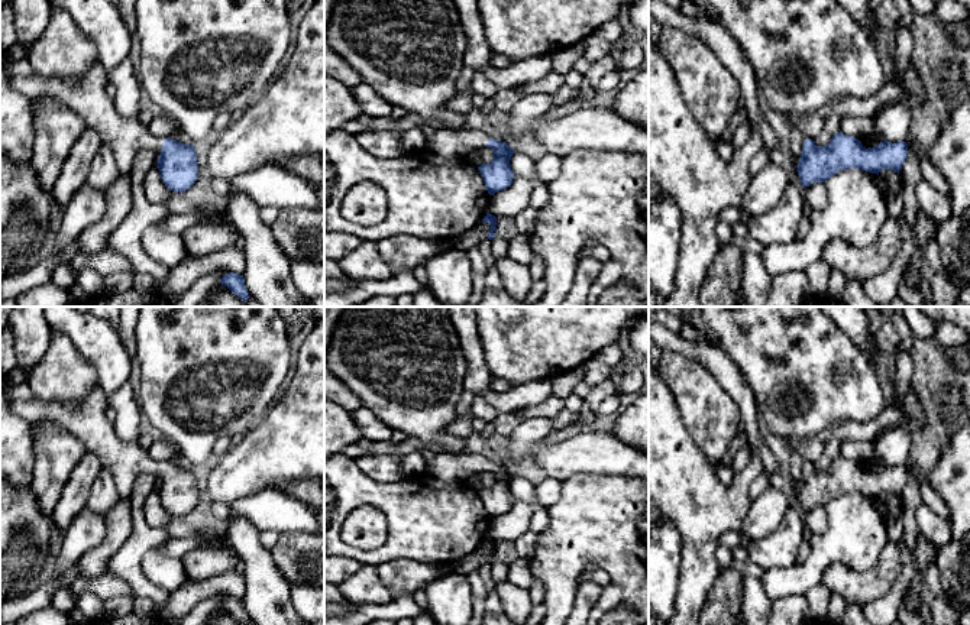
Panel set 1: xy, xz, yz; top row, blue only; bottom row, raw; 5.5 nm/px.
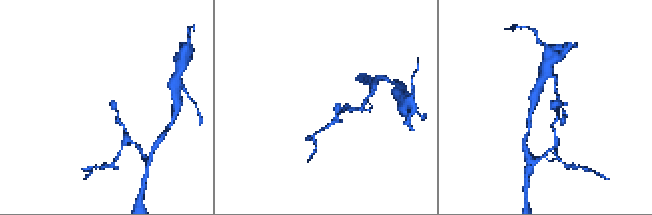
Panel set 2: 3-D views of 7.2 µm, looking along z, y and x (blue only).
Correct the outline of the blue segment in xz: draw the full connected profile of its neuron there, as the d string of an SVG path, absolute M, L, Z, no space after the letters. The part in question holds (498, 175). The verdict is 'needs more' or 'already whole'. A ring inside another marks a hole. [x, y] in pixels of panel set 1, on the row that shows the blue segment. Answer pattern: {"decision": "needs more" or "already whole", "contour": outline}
{"decision": "needs more", "contour": "M437 129L426 143L426 150L443 158L466 159L473 149L489 148L494 150L494 161L478 166L489 195L507 190L514 179L510 161L515 152L505 142L488 137L478 129Z"}

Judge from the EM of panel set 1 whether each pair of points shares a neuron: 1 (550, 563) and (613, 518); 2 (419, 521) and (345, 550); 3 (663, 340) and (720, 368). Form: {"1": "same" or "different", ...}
{"1": "same", "2": "same", "3": "same"}

